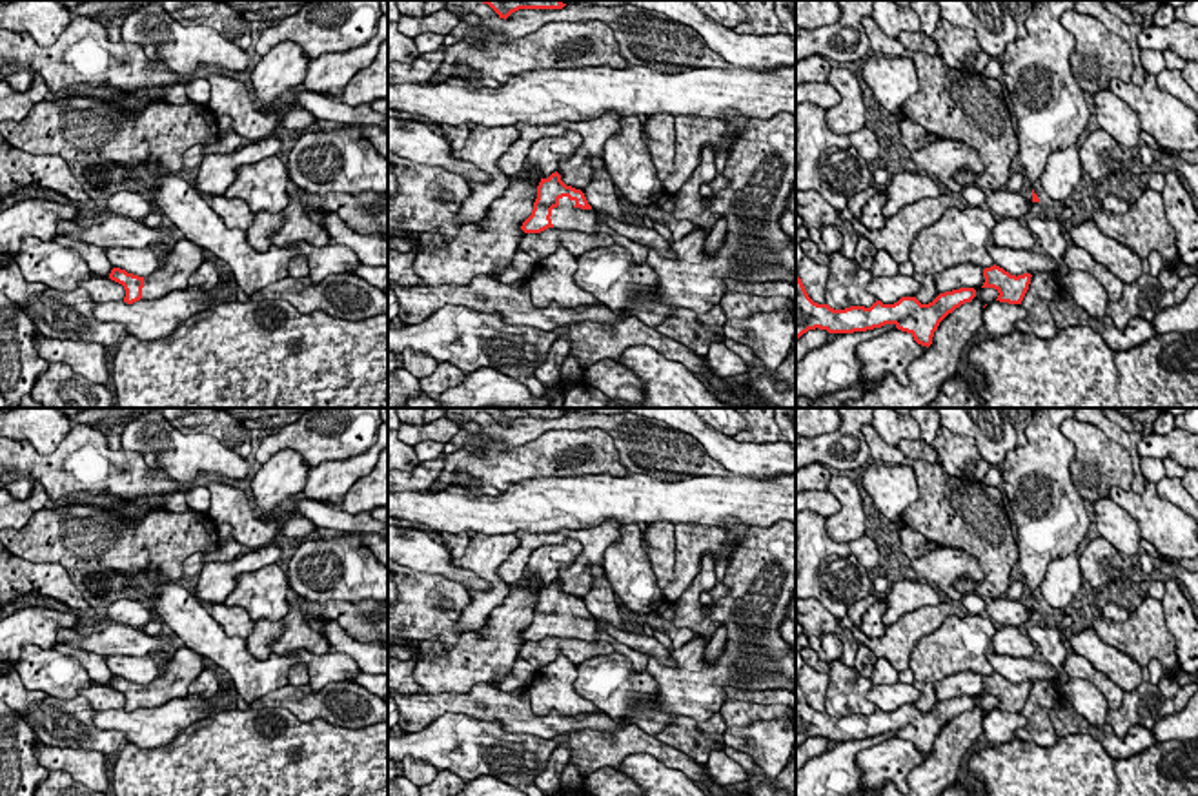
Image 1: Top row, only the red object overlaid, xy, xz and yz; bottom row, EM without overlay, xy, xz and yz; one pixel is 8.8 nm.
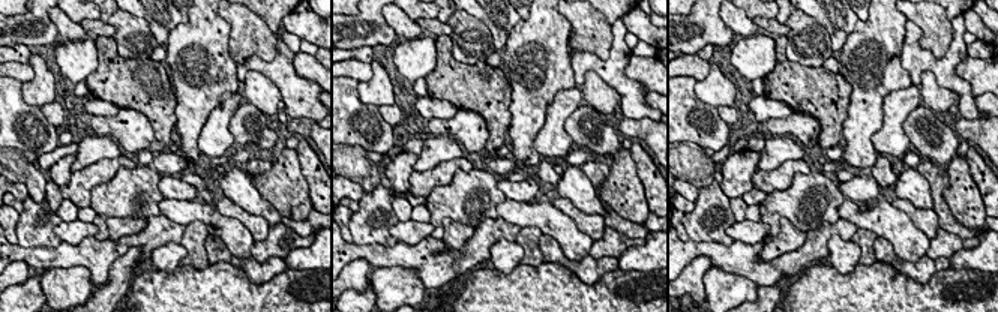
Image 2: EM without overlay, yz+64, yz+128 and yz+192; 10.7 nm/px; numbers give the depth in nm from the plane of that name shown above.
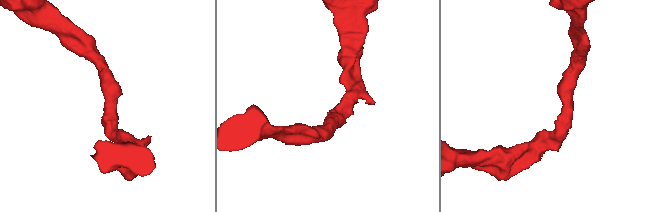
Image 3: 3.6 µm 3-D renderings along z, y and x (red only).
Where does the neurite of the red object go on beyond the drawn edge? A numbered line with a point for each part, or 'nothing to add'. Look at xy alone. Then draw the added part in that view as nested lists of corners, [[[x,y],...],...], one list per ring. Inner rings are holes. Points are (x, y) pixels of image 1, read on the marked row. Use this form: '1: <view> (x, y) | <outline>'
1: xy (184, 257) | [[[178,235],[171,242],[164,262],[144,277],[142,299],[158,299],[171,291],[186,290],[189,275],[209,257],[204,248]]]

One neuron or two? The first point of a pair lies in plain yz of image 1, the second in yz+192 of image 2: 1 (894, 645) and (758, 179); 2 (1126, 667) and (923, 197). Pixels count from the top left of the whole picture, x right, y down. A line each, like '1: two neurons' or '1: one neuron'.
1: one neuron
2: one neuron

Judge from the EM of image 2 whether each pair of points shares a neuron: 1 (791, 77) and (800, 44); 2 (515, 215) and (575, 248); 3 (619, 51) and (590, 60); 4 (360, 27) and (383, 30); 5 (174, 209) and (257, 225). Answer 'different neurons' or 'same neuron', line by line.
1: different neurons
2: same neuron
3: same neuron
4: same neuron
5: different neurons

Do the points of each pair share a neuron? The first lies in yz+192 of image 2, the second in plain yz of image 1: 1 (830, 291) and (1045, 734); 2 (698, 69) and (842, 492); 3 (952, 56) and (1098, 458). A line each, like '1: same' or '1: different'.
1: different
2: different
3: different

